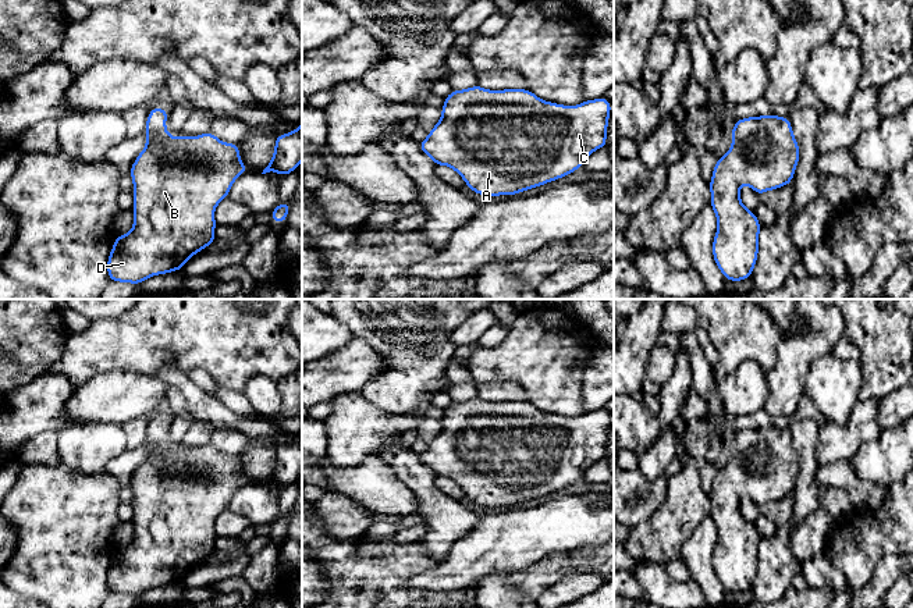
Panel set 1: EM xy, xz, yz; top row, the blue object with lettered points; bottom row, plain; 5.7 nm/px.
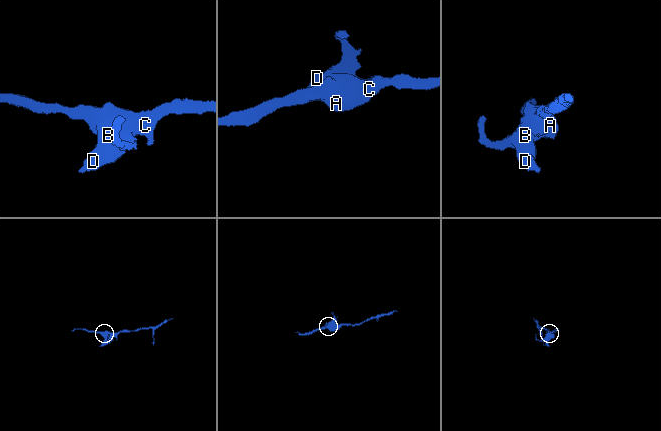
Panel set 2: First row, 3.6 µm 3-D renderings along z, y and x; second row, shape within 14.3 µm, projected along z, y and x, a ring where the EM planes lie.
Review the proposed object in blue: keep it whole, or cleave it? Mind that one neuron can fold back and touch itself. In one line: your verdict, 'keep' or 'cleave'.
keep

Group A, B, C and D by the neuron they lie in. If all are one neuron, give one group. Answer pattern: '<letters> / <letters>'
A B C D

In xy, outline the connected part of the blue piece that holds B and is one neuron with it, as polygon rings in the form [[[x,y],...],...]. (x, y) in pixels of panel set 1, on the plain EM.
[[[154,419],[150,422],[148,430],[146,430],[146,458],[139,465],[136,472],[134,473],[129,486],[134,493],[134,538],[132,541],[125,547],[117,547],[114,557],[111,559],[111,565],[107,572],[107,586],[110,593],[118,593],[118,594],[131,594],[131,595],[141,595],[142,593],[148,591],[152,587],[173,584],[177,582],[181,582],[185,575],[196,566],[199,562],[205,561],[206,558],[212,557],[214,550],[214,540],[216,540],[216,531],[214,531],[214,520],[216,518],[228,508],[230,501],[237,491],[239,486],[249,484],[248,479],[242,474],[239,470],[239,459],[237,455],[223,455],[216,447],[203,444],[195,449],[188,448],[170,448],[166,440],[166,431],[167,431],[168,422],[163,422],[160,419]]]

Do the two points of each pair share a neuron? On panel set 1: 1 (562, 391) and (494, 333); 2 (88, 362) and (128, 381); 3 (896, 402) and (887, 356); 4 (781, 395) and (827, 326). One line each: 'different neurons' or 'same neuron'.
1: different neurons
2: different neurons
3: different neurons
4: same neuron

